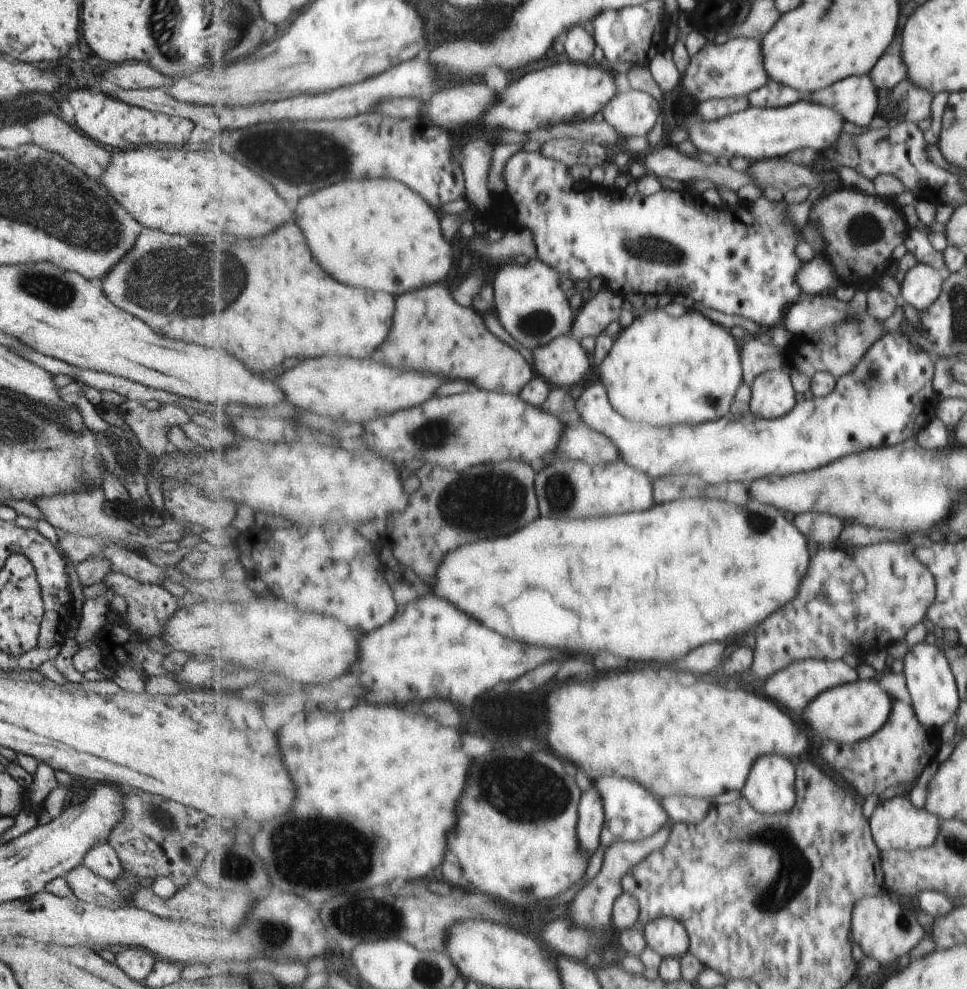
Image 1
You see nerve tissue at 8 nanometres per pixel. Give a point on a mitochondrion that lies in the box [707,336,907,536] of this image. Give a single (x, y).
(872, 374)

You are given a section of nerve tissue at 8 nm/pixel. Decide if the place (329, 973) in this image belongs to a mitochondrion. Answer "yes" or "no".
no

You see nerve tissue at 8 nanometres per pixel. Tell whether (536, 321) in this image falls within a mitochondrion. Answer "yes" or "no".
yes

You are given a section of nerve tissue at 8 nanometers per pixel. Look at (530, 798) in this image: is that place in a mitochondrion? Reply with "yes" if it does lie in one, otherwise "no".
yes

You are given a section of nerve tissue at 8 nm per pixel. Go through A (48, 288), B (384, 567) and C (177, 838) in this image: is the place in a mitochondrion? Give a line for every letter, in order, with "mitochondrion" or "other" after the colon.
A: mitochondrion
B: other
C: other

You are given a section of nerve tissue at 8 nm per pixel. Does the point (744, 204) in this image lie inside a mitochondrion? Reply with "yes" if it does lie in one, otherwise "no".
no

